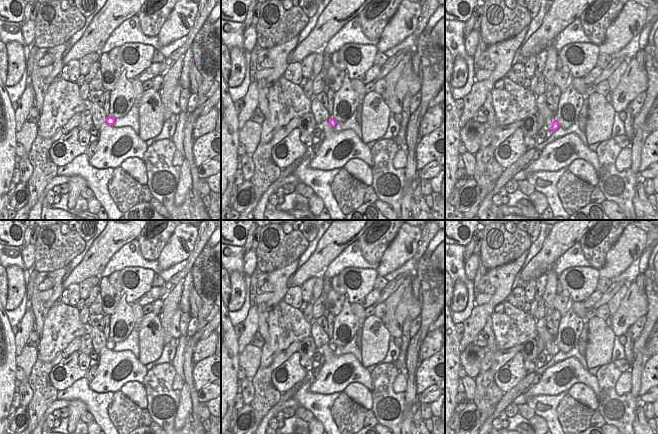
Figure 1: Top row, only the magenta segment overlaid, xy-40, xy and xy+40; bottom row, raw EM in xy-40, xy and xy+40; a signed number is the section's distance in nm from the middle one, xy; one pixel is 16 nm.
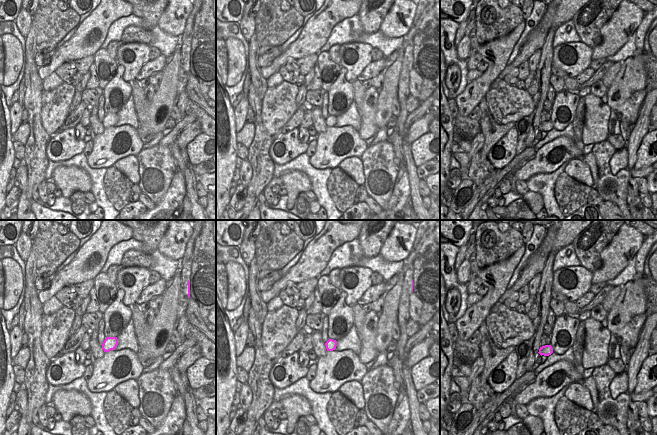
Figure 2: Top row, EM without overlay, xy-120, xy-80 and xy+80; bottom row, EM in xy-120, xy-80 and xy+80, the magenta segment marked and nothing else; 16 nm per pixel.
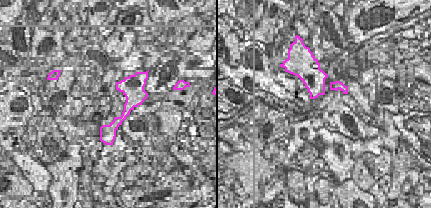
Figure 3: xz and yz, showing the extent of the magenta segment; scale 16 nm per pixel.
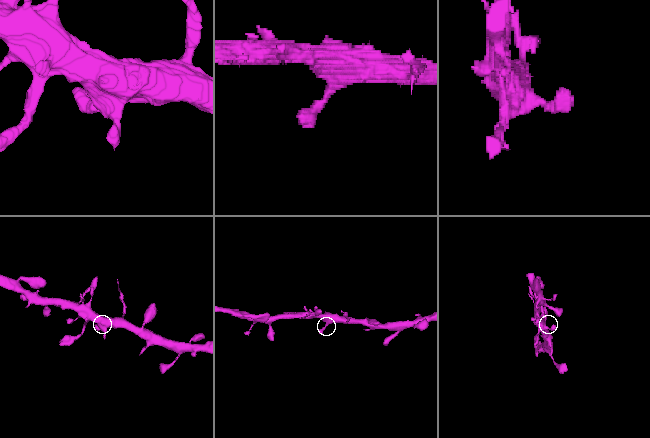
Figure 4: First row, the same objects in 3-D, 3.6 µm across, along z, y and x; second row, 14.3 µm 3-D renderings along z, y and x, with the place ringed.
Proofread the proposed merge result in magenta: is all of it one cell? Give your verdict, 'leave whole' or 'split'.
leave whole

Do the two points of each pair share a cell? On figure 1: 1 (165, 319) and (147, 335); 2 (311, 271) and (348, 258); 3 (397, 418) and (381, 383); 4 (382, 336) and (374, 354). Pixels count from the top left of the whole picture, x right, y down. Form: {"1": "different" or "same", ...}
{"1": "different", "2": "different", "3": "same", "4": "same"}

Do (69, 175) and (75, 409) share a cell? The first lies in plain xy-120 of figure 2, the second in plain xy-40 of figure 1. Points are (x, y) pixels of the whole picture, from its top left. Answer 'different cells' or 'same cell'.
same cell

